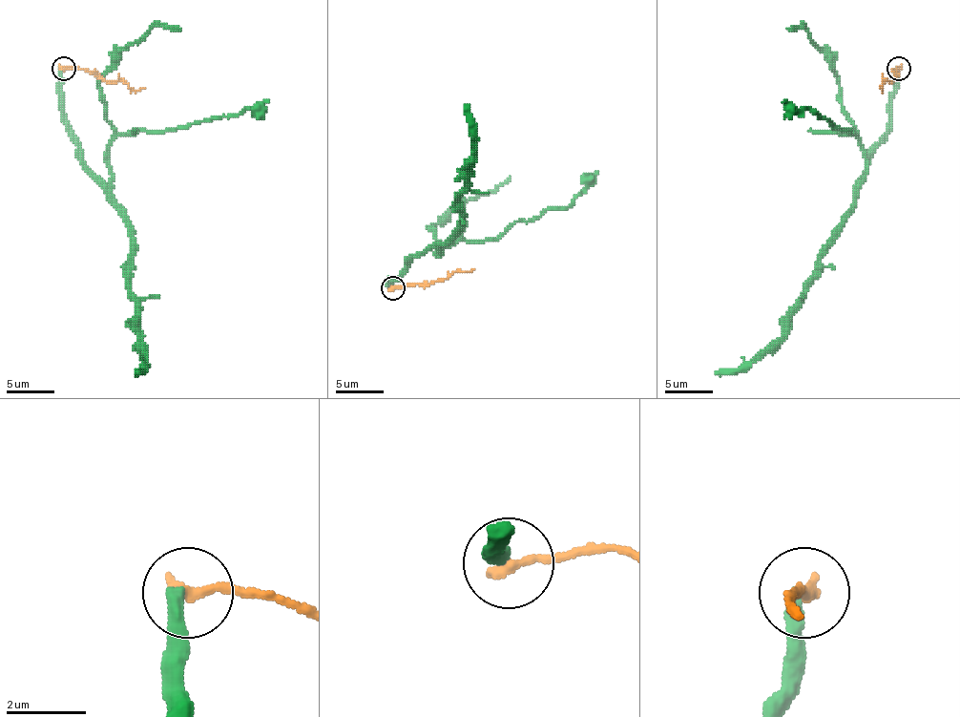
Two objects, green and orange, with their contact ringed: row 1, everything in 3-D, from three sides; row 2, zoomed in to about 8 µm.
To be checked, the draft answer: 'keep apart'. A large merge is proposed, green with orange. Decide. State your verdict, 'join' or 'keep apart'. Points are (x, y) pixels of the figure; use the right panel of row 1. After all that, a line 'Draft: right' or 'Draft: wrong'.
keep apart
Draft: right

